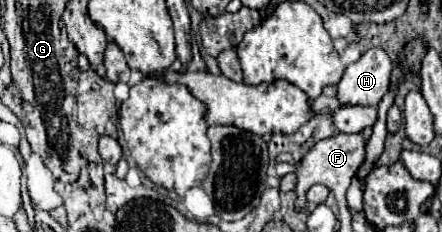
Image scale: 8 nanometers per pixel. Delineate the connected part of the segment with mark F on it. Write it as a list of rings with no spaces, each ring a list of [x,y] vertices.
[[[337,133],[333,137],[327,137],[327,139],[321,139],[299,163],[299,171],[297,171],[297,207],[305,207],[305,199],[303,195],[307,193],[307,187],[315,185],[315,183],[321,183],[325,187],[341,187],[341,201],[345,199],[345,191],[351,183],[351,177],[357,173],[357,169],[361,167],[361,163],[365,161],[365,139],[361,133]]]

